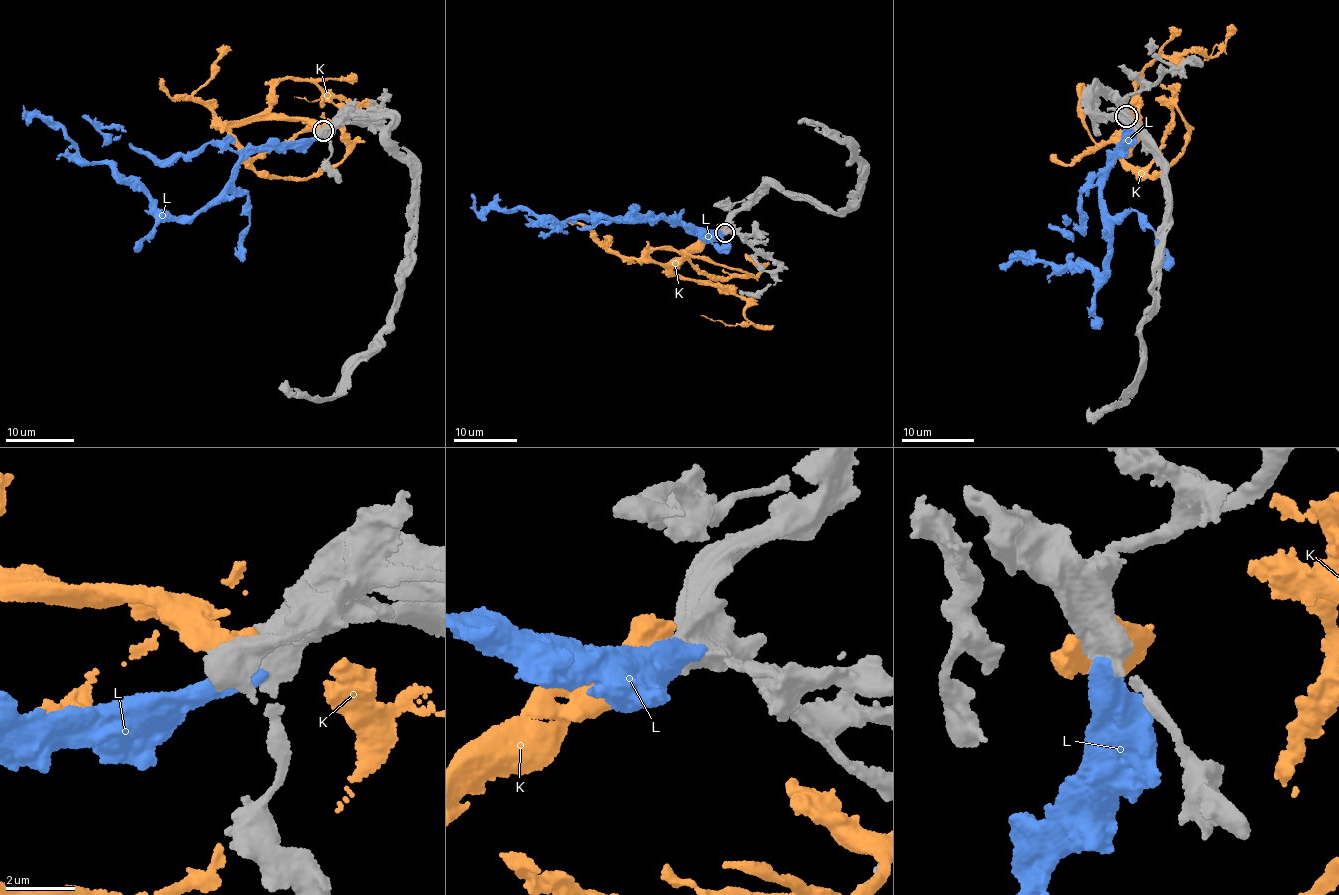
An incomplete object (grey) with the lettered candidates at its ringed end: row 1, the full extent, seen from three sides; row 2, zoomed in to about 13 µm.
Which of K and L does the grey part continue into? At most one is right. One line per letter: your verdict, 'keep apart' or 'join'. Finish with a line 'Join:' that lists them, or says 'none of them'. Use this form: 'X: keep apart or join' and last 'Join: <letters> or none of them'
K: keep apart
L: keep apart
Join: none of them

